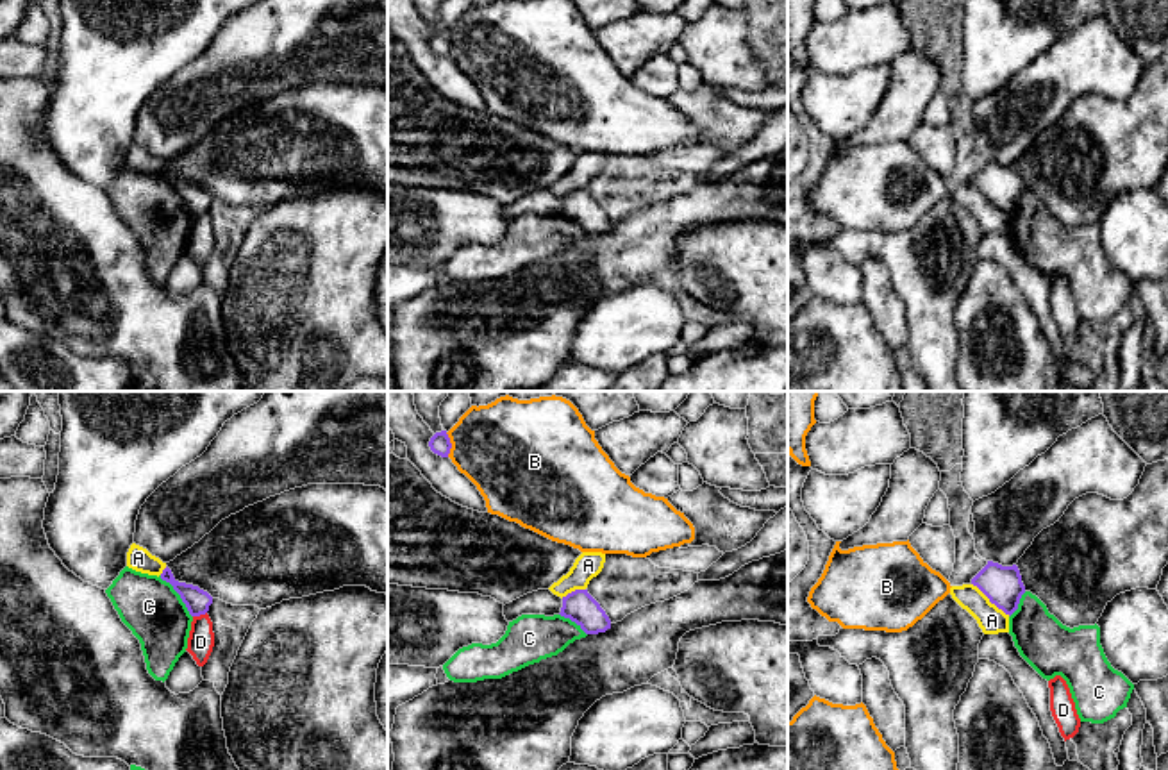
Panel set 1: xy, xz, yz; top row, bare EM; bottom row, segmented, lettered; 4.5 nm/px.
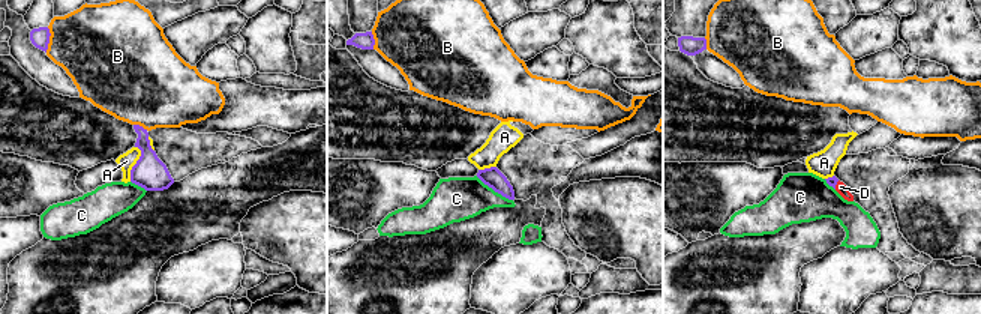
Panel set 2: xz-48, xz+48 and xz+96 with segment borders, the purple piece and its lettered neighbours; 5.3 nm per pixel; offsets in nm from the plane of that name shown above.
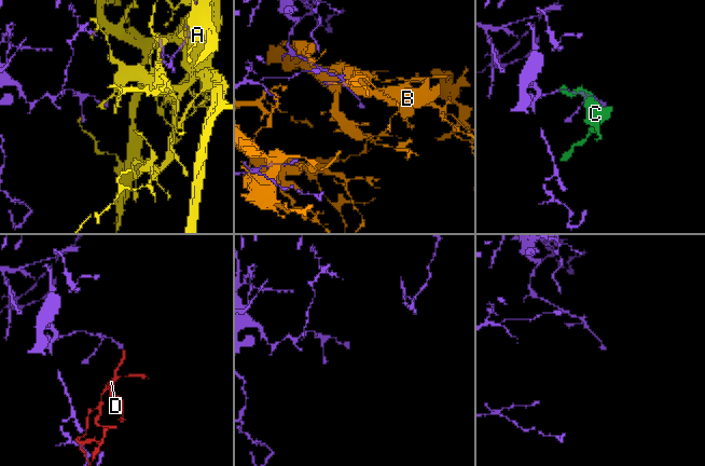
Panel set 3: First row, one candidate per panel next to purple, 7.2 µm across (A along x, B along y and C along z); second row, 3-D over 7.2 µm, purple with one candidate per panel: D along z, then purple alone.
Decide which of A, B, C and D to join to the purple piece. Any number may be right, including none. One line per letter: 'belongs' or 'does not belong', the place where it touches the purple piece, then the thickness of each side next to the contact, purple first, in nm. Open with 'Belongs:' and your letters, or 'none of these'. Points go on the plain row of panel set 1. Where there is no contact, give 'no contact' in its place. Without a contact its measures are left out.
Belongs: none of these
A: does not belong | yz (992, 202) | 180/120 nm
B: does not belong | xz (450, 45) | 100/420 nm
C: does not belong | xy (179, 193) | 120/280 nm
D: does not belong | xy (199, 215) | 120/120 nm

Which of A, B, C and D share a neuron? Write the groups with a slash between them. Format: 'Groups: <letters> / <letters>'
Groups: A / B / C / D

